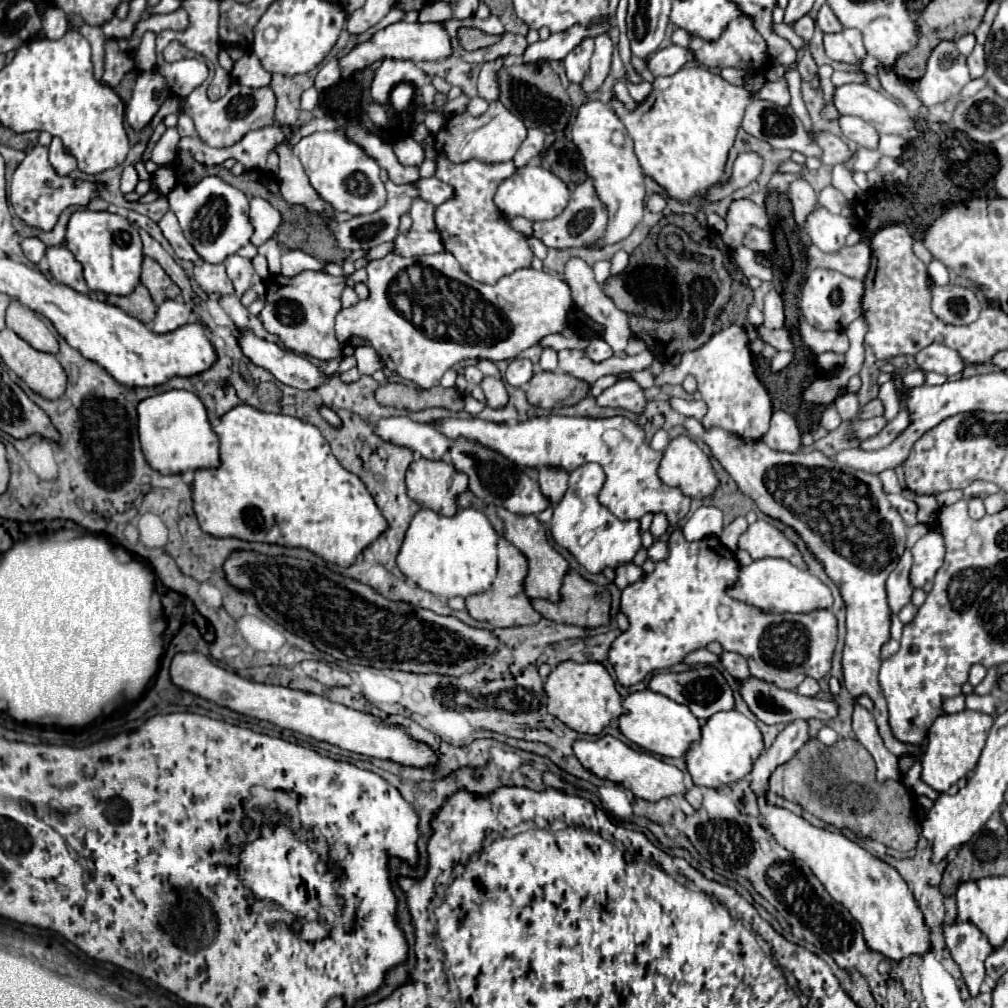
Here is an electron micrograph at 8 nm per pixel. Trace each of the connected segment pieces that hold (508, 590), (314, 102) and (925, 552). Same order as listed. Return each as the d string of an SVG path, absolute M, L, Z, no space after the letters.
M500 538L498 542L498 576L486 592L472 594L466 598L466 610L474 620L486 620L494 626L524 626L536 624L542 616L532 608L528 596L524 594L522 580L526 576L526 558L522 552L512 546L508 540Z
M314 87L304 91L301 95L301 107L305 110L313 110L318 105L319 93Z
M936 530L922 536L914 544L912 556L914 556L914 564L910 568L910 584L916 590L916 588L922 588L928 580L932 580L938 568L942 566L942 560L944 560L942 536L938 536Z

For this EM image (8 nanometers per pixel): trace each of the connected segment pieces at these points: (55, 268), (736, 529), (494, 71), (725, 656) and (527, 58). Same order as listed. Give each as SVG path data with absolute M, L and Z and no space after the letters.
M52 246L46 250L46 260L50 266L50 274L64 286L74 288L80 294L88 292L82 276L82 264L78 264L72 252L66 246Z
M744 516L736 518L732 524L728 524L720 536L720 542L730 550L730 552L736 552L736 542L738 542L738 536L748 528L748 522Z
M506 56L496 58L492 62L484 62L480 68L480 76L478 76L478 96L482 96L484 100L492 102L498 100L500 96L500 88L498 88L498 72L502 70L502 66L506 64Z
M722 652L722 654L720 654L720 664L722 664L724 670L726 670L728 674L732 674L736 680L746 680L746 678L750 676L746 660L742 660L742 656L738 656L738 654L734 654L734 652Z
M600 20L598 24L592 24L590 28L572 26L564 32L550 34L548 40L538 40L530 44L522 54L522 64L536 64L536 62L552 62L552 60L564 60L580 42L582 38L594 38L598 32L606 32L610 28L610 20Z

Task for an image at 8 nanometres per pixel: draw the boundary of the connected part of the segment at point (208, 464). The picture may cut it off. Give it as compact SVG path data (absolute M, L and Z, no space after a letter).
M168 390L138 404L138 436L144 458L162 474L178 474L196 468L214 468L218 460L218 438L210 428L206 408L190 390Z

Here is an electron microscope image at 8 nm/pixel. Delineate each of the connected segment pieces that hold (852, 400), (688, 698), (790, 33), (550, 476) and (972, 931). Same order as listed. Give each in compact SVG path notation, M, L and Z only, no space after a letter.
M846 392L846 394L842 394L838 398L838 402L834 406L836 406L836 410L838 410L838 414L840 414L842 420L850 420L858 412L858 398L852 392Z
M704 664L702 666L696 666L694 670L686 670L686 672L664 672L664 674L656 674L650 680L648 688L652 692L658 692L658 694L668 696L670 700L674 700L678 704L686 704L696 718L704 718L704 720L708 720L716 712L732 710L734 708L732 690L728 688L724 676L716 668L704 666Z
M772 24L772 30L778 34L778 36L782 36L782 38L786 38L796 50L798 48L802 48L806 42L792 30L792 26L788 26L788 24Z
M540 468L538 470L538 484L542 494L550 500L552 506L558 504L558 500L562 500L564 492L566 492L566 484L568 484L568 474L556 468Z
M958 922L958 924L946 926L944 938L952 958L962 970L962 976L970 994L978 996L980 984L984 982L984 976L986 976L984 960L994 948L972 922Z

